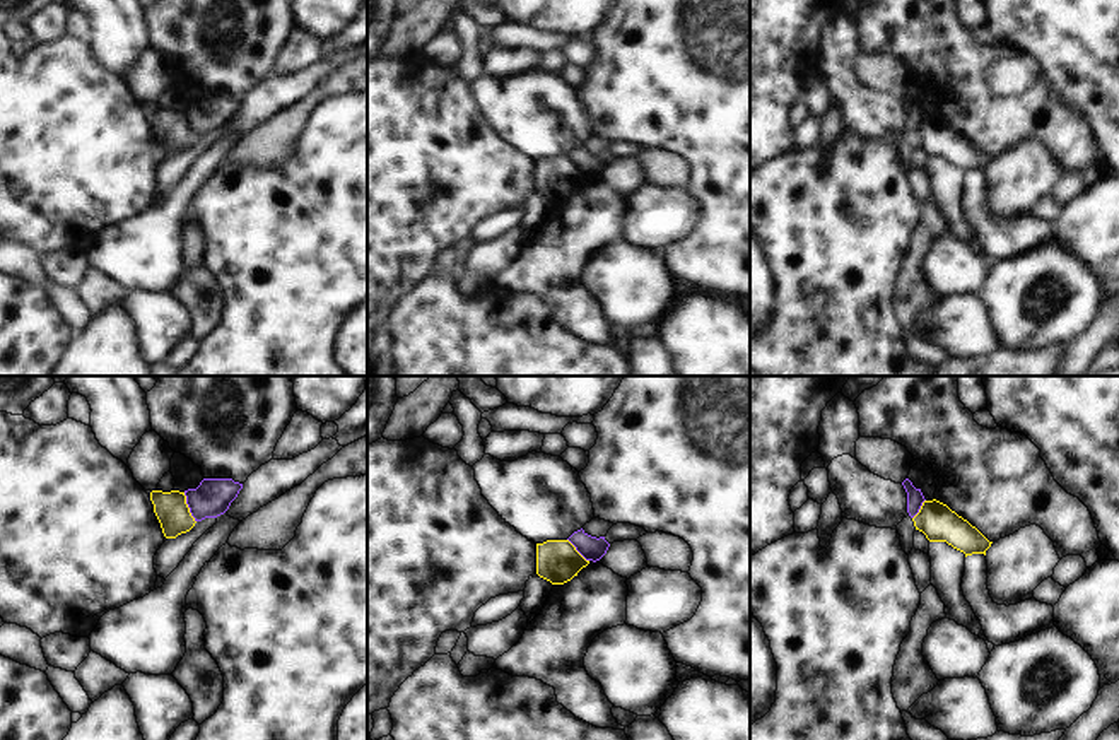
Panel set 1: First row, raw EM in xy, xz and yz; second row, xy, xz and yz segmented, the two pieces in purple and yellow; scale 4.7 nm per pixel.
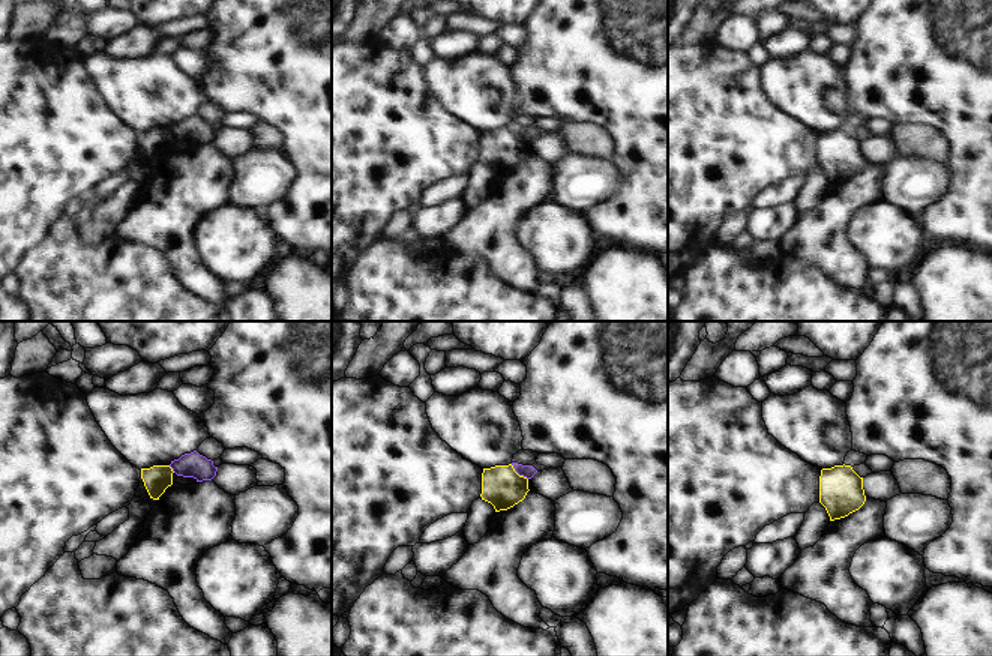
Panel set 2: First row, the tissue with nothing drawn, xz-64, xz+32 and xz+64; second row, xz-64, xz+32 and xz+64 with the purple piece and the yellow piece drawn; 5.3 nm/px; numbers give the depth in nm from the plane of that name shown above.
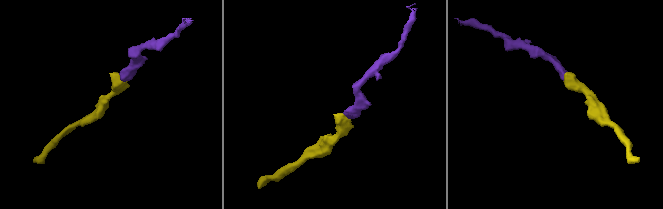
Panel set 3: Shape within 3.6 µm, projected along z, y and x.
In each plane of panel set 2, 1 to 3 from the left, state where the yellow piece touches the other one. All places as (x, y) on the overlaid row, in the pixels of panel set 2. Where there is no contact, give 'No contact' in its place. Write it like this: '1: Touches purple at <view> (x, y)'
1: Touches purple at xz-64 (171, 467)
2: Touches purple at xz+32 (518, 473)
3: No contact

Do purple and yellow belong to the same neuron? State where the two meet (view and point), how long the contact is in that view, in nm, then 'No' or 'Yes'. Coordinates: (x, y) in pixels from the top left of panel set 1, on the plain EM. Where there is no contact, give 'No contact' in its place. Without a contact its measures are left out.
Touches purple at xy (188, 123). Shared border 160 nm. No

